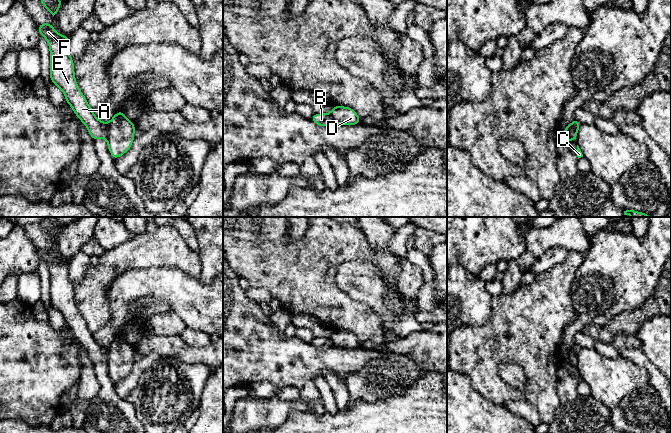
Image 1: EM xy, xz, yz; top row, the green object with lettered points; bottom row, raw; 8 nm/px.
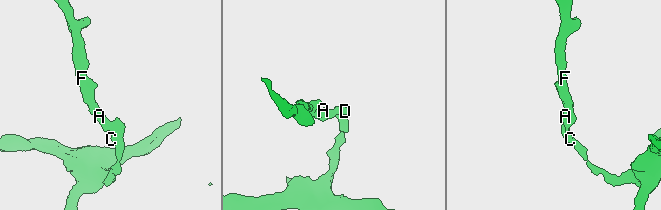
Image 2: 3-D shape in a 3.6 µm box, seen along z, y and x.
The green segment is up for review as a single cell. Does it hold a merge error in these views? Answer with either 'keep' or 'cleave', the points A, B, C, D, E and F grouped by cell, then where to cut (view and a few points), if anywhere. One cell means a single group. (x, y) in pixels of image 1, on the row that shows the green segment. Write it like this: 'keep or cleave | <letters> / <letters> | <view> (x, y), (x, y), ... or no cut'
cleave | A B E F / C D | yz (568, 126), (570, 136), (574, 140)

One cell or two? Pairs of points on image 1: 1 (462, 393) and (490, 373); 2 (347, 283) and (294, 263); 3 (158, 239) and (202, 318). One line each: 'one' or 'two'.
1: two
2: two
3: two

